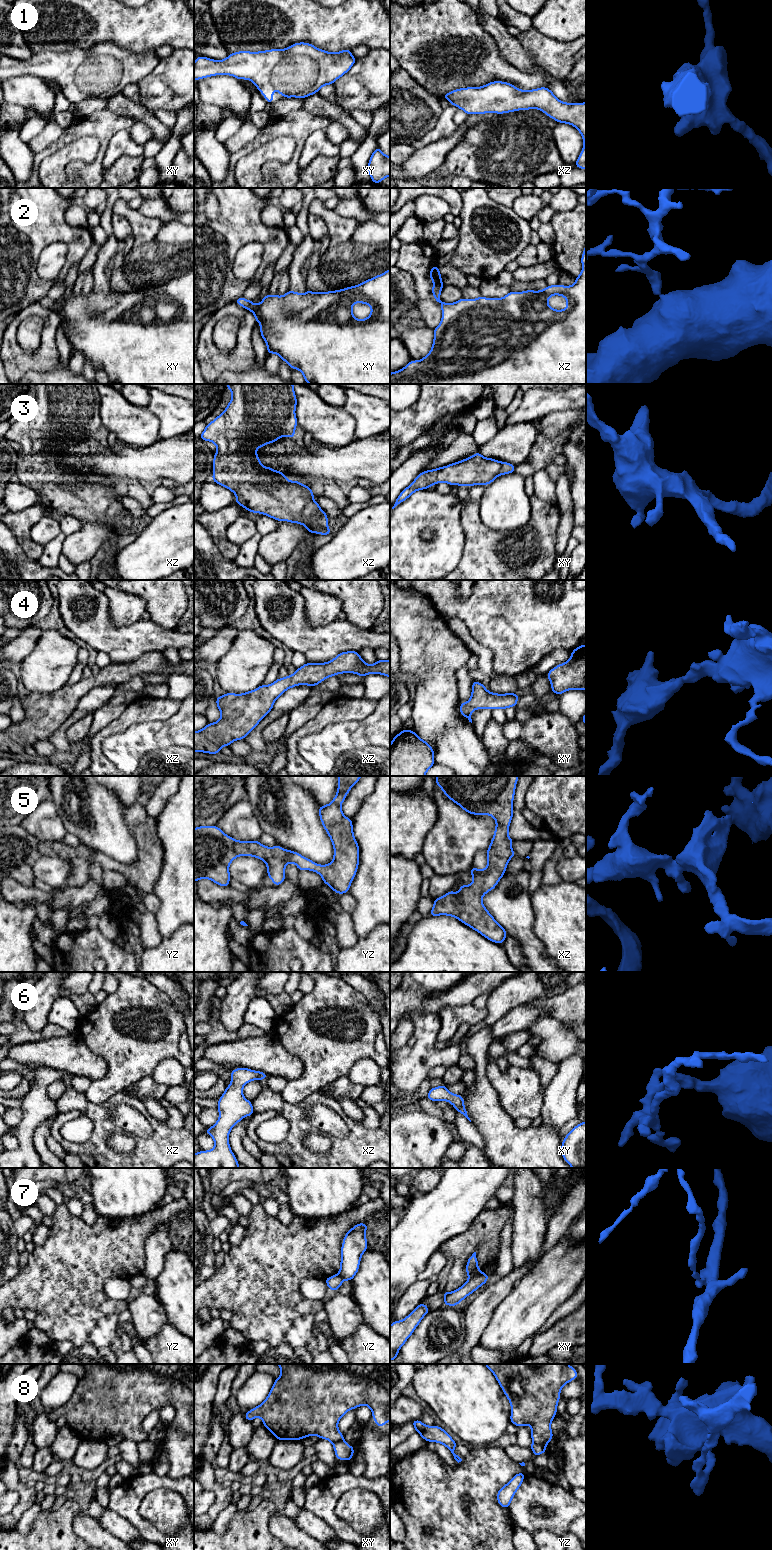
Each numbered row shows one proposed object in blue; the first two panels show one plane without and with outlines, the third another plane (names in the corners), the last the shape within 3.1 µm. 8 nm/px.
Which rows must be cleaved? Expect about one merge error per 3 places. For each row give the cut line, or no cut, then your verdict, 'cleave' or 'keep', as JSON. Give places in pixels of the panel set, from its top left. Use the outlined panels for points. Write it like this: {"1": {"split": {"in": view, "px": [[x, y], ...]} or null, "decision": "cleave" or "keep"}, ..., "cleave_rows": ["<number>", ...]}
{"1": {"split": null, "decision": "keep"}, "2": {"split": null, "decision": "keep"}, "3": {"split": null, "decision": "keep"}, "4": {"split": null, "decision": "keep"}, "5": {"split": null, "decision": "keep"}, "6": {"split": null, "decision": "keep"}, "7": {"split": null, "decision": "keep"}, "8": {"split": {"in": "yz", "px": [[533, 1441], [544, 1445]]}, "decision": "cleave"}, "cleave_rows": ["8"]}

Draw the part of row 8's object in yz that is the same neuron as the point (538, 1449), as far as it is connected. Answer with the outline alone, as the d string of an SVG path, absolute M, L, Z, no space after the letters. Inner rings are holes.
M532 1442L531 1446L530 1446L531 1450L533 1451L534 1456L538 1456L543 1454L544 1452L547 1451L547 1449L545 1448L545 1445L542 1444L536 1444L534 1442Z

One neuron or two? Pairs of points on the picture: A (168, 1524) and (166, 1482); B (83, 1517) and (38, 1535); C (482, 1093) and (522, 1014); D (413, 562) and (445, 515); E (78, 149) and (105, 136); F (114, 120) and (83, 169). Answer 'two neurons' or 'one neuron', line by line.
A: two neurons
B: two neurons
C: two neurons
D: one neuron
E: two neurons
F: one neuron

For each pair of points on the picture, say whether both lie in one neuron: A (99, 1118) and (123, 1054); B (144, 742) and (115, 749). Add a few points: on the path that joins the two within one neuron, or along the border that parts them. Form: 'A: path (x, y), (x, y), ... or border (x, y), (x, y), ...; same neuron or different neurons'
A: border (125, 1090), (114, 1094), (101, 1104), (89, 1102); different neurons
B: path (137, 742), (134, 742), (126, 749), (122, 749); same neuron

